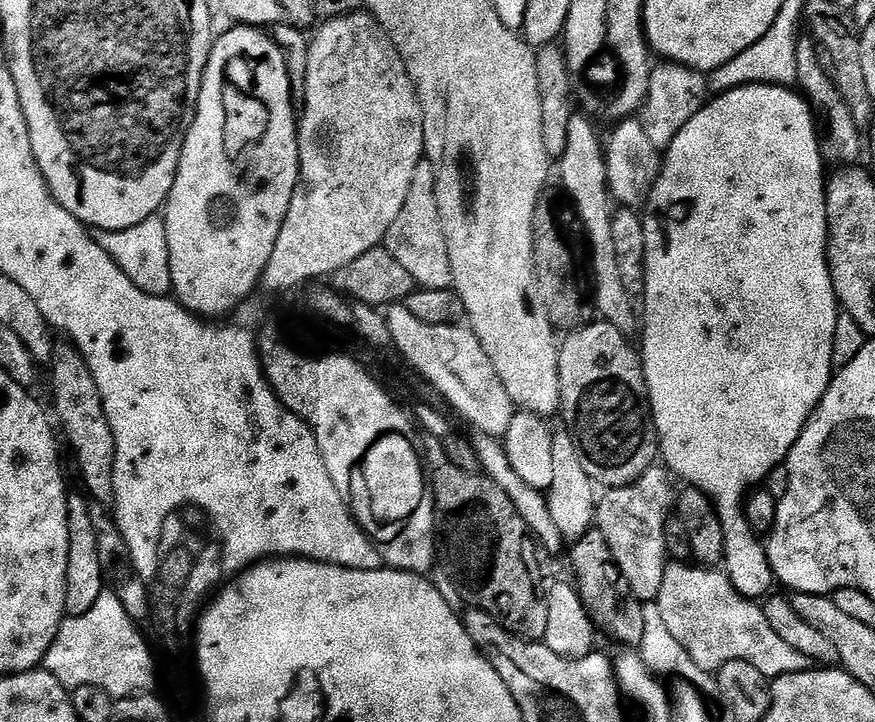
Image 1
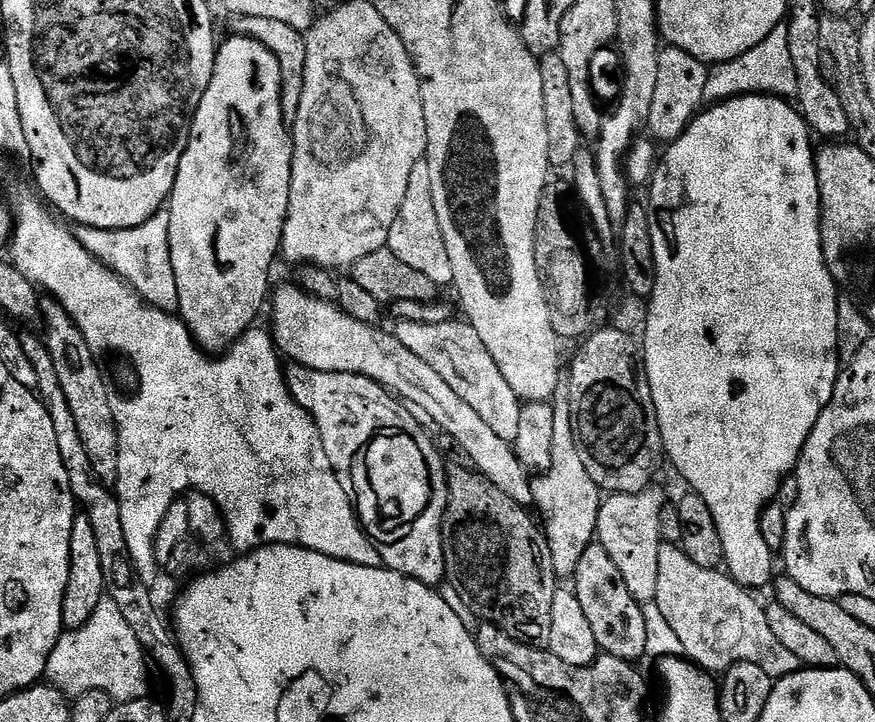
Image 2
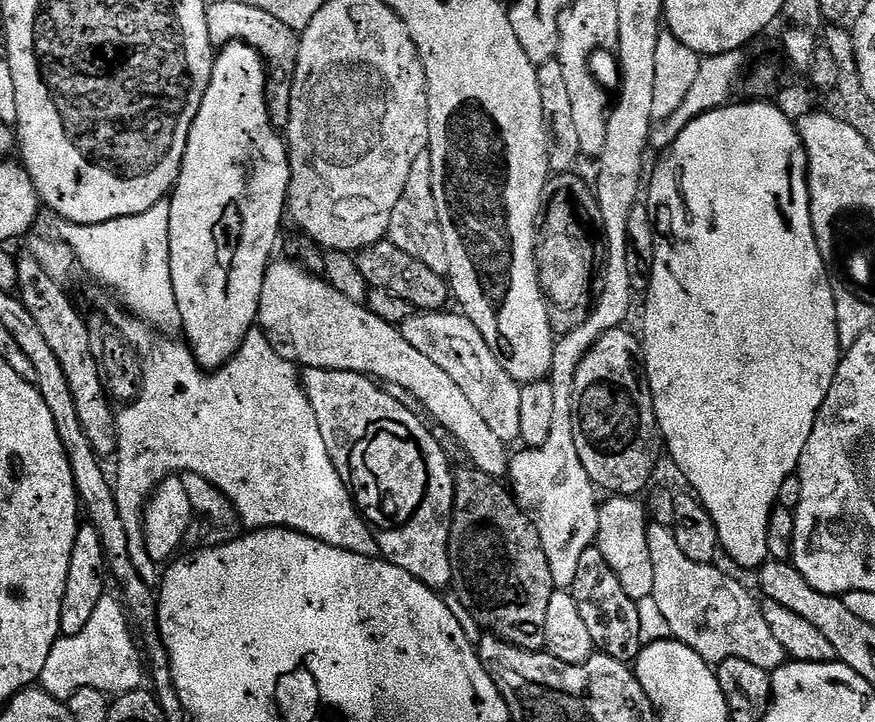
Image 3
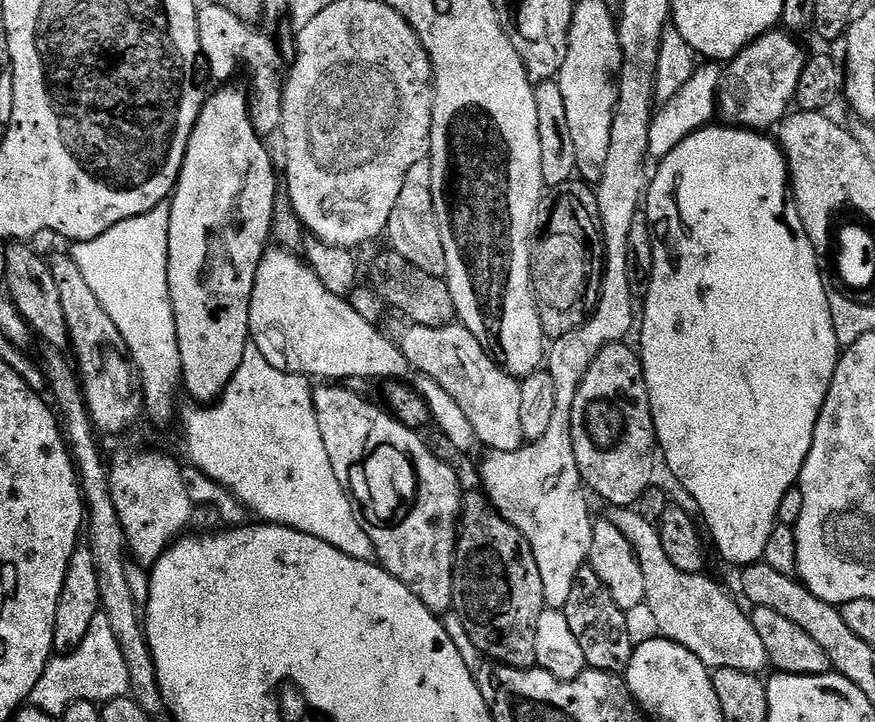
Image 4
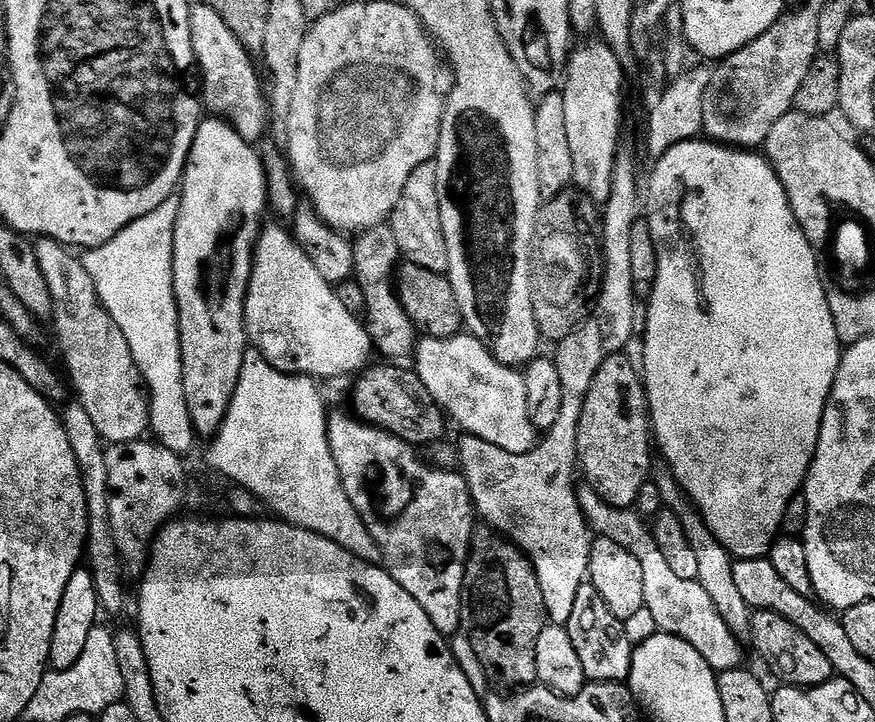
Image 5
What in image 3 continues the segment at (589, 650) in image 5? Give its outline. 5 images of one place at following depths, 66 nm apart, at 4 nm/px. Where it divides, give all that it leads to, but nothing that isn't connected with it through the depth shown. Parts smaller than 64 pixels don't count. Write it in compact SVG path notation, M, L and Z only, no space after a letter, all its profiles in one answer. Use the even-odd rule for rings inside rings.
M593 546L586 550L586 554L582 554L582 559L578 561L578 574L570 591L593 645L610 659L631 665L640 655L642 647L639 640L637 601L631 600L626 590L622 590L622 582L618 582L618 576L610 570L599 548Z

